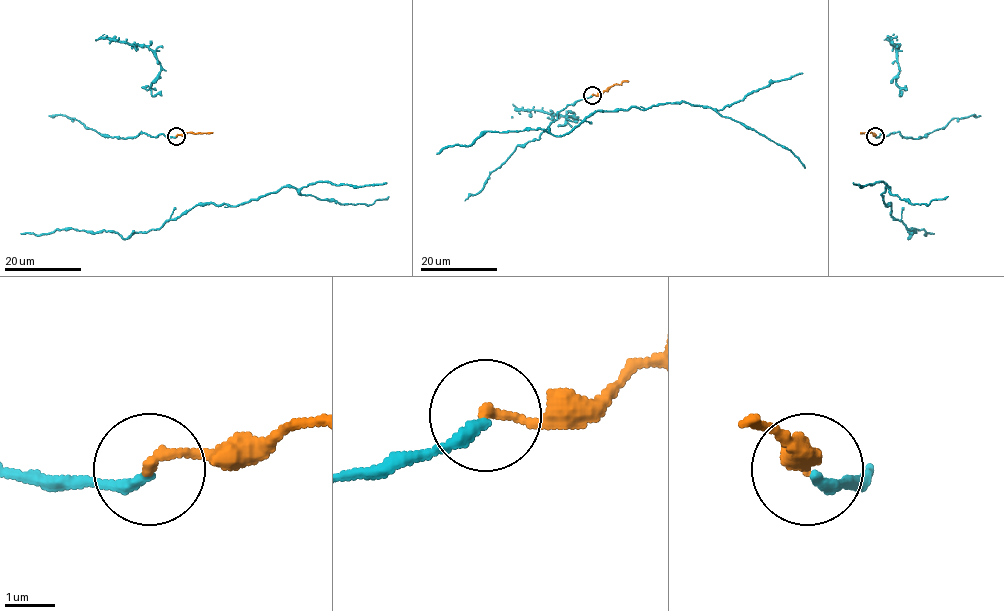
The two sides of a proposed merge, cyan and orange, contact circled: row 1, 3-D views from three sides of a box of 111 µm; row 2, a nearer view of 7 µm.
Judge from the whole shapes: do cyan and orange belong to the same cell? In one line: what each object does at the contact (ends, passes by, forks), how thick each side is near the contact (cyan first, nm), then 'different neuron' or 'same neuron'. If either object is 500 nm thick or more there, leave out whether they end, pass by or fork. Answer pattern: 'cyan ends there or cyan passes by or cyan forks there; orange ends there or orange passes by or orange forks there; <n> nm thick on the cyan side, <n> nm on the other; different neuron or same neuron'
cyan ends there; orange ends there; 240 nm thick on the cyan side, 190 nm on the other; same neuron

